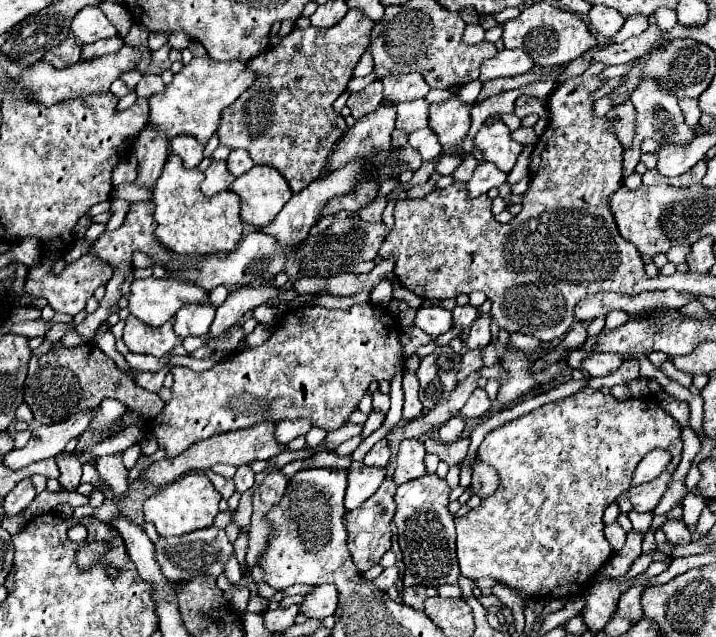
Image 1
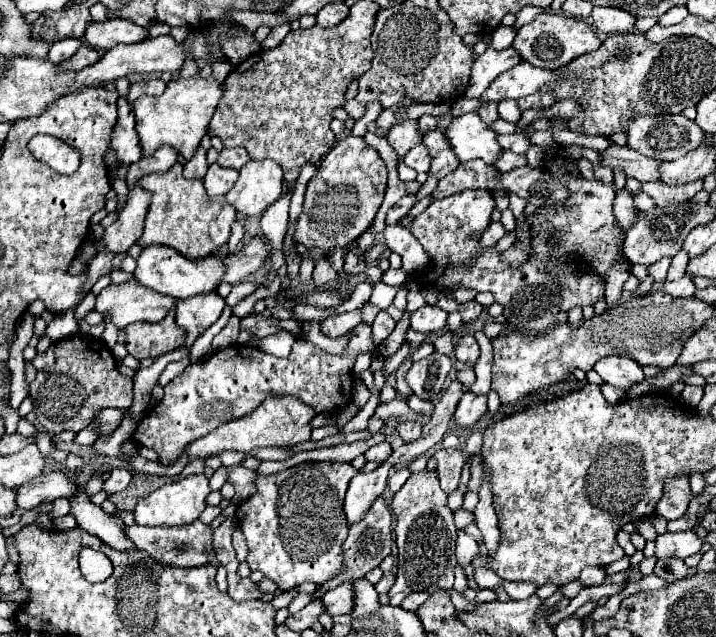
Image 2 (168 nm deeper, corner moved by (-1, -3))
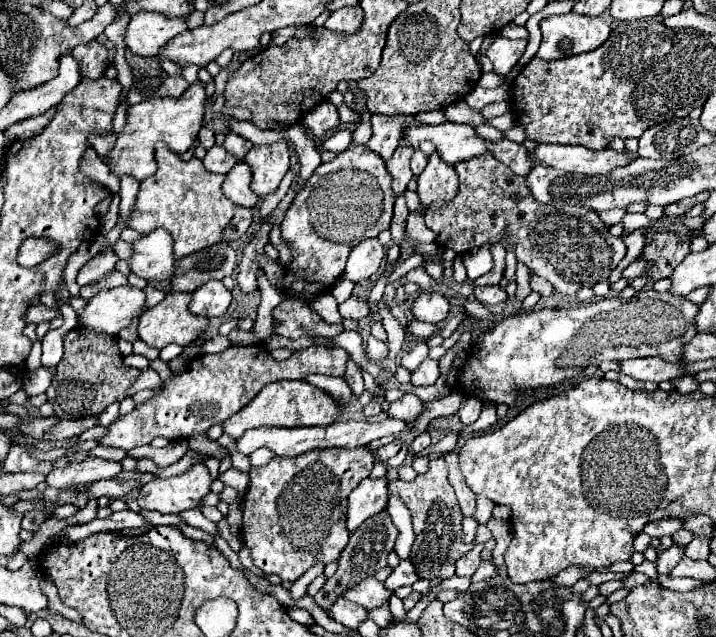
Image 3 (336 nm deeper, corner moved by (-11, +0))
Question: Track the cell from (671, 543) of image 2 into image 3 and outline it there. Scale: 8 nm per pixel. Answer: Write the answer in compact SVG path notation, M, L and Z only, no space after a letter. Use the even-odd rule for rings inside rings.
M672 545L664 553L660 553L656 559L658 575L670 575L670 571L676 567L676 563L682 559L682 555L684 555L684 551L678 545Z

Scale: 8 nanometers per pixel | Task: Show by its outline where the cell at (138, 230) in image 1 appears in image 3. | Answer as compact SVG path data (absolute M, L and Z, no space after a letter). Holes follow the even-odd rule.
M42 367L42 369L32 371L32 373L26 375L22 389L24 389L24 393L26 393L28 397L34 397L34 395L40 395L40 393L46 393L46 389L50 387L50 381L52 381L52 377L48 375L48 369ZM30 381L32 381L34 385L30 385Z

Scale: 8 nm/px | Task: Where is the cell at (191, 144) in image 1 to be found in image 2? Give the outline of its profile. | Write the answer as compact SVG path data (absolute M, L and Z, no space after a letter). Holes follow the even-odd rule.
M198 148L196 154L184 164L184 176L186 178L204 178L208 170L208 162L206 162L206 150Z

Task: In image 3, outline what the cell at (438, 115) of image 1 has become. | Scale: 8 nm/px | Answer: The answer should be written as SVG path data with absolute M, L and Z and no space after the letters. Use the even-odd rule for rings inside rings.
M436 153L428 161L426 169L418 175L418 197L424 209L430 209L436 201L450 201L458 193L458 175L452 165L444 163Z

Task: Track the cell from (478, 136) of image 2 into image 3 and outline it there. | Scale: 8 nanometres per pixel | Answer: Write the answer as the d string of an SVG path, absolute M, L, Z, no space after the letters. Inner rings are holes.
M440 123L440 125L410 125L402 131L402 143L416 149L418 143L432 141L436 153L446 163L458 163L486 153L486 143L474 133L474 127L464 123Z

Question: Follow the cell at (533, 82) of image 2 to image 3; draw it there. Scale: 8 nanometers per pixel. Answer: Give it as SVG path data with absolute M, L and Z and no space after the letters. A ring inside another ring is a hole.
M480 85L466 97L466 103L470 109L480 111L484 105L494 101L508 101L508 85L502 85L498 89L482 89Z

